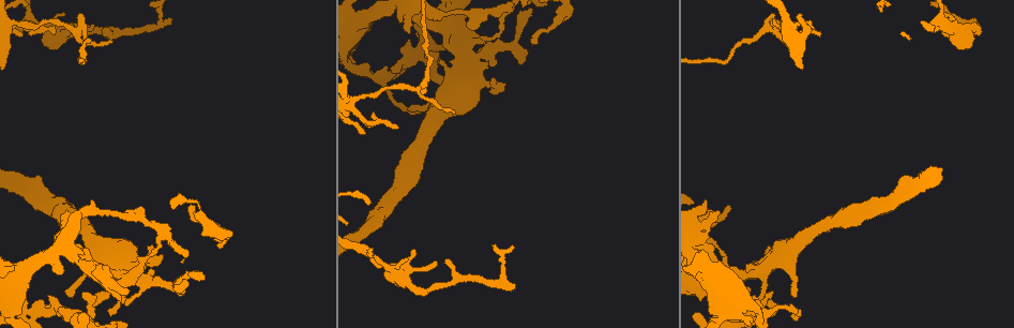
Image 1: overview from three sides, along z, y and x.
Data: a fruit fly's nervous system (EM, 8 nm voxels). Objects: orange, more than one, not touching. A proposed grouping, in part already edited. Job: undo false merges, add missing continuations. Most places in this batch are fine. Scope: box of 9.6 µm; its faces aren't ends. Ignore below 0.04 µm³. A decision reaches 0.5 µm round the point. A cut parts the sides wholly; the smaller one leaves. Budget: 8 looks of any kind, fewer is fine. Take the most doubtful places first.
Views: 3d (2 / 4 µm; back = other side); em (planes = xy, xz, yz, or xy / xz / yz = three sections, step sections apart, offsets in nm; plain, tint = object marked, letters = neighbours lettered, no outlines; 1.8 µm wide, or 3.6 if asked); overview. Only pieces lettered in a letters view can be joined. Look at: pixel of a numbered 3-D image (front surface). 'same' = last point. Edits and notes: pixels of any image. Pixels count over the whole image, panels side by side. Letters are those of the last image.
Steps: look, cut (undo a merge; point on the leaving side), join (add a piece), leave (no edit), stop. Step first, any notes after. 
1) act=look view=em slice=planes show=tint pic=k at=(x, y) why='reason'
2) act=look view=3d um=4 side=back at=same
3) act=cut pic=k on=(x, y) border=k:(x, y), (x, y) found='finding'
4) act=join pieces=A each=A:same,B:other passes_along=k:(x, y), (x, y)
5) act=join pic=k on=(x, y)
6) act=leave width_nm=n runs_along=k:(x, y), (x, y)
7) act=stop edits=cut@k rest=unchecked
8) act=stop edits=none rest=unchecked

act=look view=em slice=planes show=letters pic=1 at=(444, 259) why='branch stops here'

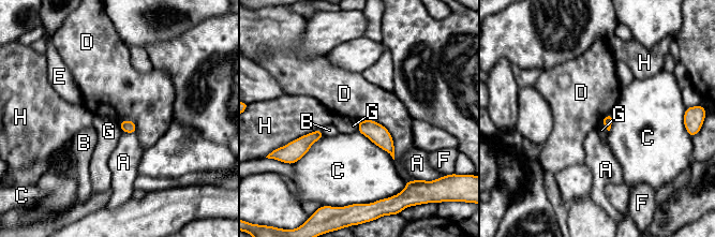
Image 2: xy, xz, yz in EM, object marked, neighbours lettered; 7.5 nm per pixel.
act=leave each=A:other,B:other,C:other,D:other,E:other,F:other,G:other,H:other border=2:(360, 120), (388, 131), (395, 159) found='none of them fits'

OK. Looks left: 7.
act=look view=3d um=4 pic=1 at=(948, 28) why='sudden change in width'

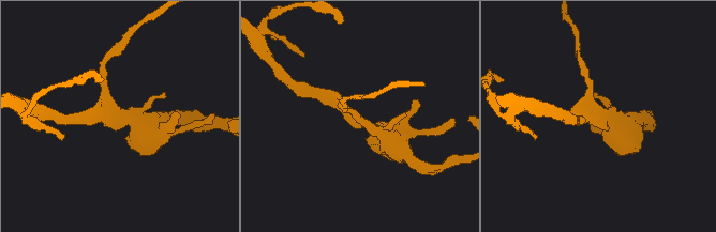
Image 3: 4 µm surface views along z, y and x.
act=look view=em slice=planes show=tint pic=3 at=(603, 119) arms=3

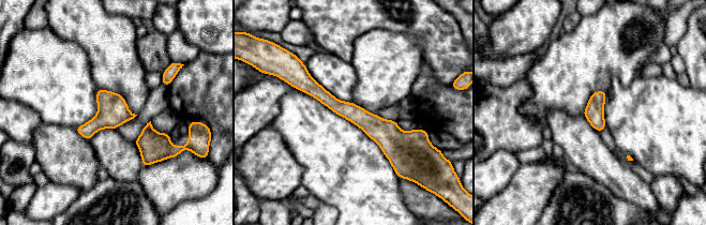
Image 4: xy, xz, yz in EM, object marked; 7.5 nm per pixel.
act=look view=em slice=planes show=letters at=same

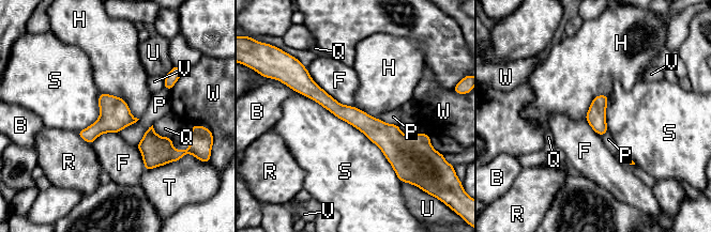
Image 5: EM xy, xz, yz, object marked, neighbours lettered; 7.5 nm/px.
act=leave width_nm=150 each=B:other,F:other,H:other,P:other,Q:other,R:other,S:other,T:other,U:other,V:other,W:other border=5:(306, 68), (329, 94), (353, 107) found='continuous, no second cell'

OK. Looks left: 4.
act=look view=em slice=planes show=tint pic=1 at=(774, 29) why='sharp bend'

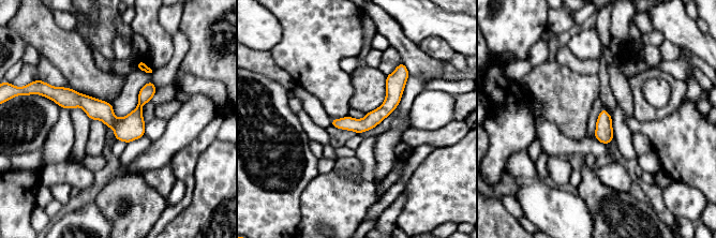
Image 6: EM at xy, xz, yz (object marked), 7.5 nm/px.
act=look view=em slice=planes show=letters at=same

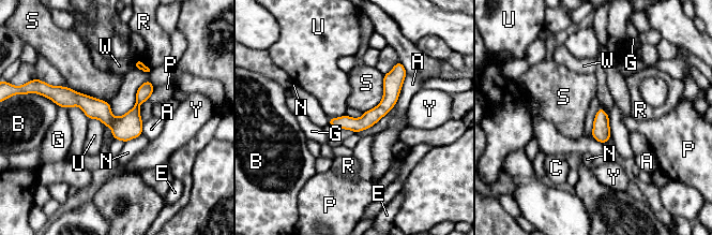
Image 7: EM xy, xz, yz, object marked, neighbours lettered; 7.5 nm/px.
act=leave width_nm=120 each=A:other,B:other,C:other,E:other,G:other,N:other,P:other,R:other,S:other,U:other,W:other,Y:other border=7:(383, 75), (382, 99), (363, 112) found='continuous, no second cell'

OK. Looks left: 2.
act=look view=3d um=4 pic=1 at=(453, 26) why='four arms meet'

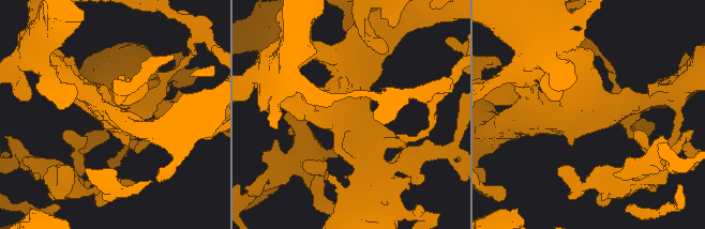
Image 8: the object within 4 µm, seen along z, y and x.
act=look view=em slice=planes show=letters pic=8 at=(591, 117) why='now the EM'

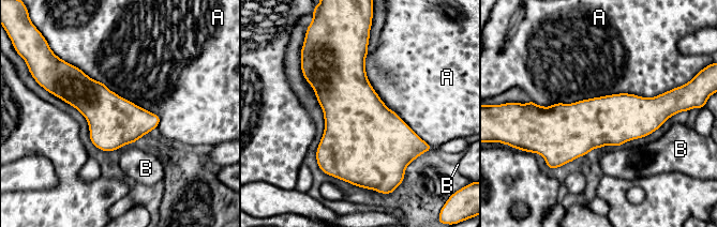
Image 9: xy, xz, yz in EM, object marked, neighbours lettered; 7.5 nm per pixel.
act=leave width_nm=380 each=A:other,B:other border=9:(670, 89), (548, 106), (529, 100) found='continuous, no second cell'

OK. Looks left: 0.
act=stop edits=none rest=unchecked

